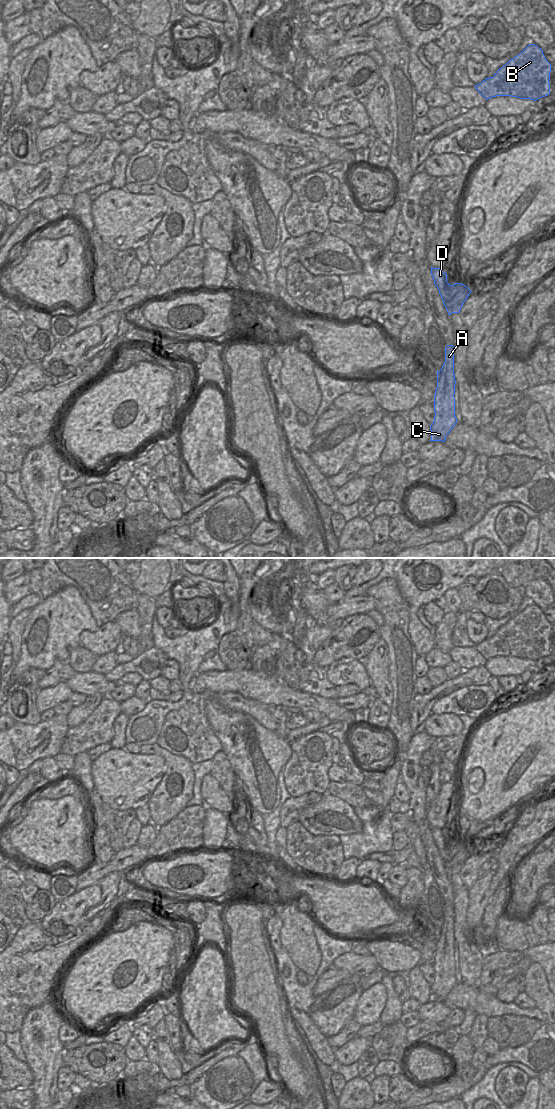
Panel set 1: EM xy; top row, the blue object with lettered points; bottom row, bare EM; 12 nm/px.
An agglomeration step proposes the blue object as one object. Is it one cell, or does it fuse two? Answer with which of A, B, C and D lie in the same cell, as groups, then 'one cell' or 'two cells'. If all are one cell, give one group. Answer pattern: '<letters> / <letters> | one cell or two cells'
A C D / B | two cells

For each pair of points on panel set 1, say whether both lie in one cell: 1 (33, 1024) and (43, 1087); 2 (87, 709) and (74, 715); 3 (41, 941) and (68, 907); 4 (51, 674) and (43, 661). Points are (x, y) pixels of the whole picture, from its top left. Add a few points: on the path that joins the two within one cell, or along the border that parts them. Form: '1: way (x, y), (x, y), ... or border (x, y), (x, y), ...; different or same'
1: way (35, 1040), (43, 1049), (43, 1071); same
2: way (84, 710), (77, 715); same
3: border (39, 921), (53, 935), (62, 935), (70, 927); different
4: border (57, 663), (54, 663), (46, 671); different

